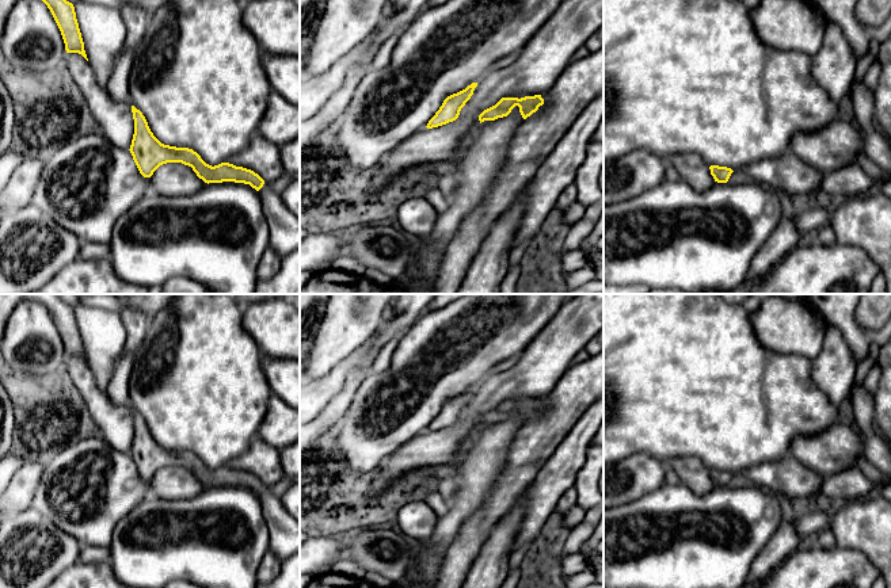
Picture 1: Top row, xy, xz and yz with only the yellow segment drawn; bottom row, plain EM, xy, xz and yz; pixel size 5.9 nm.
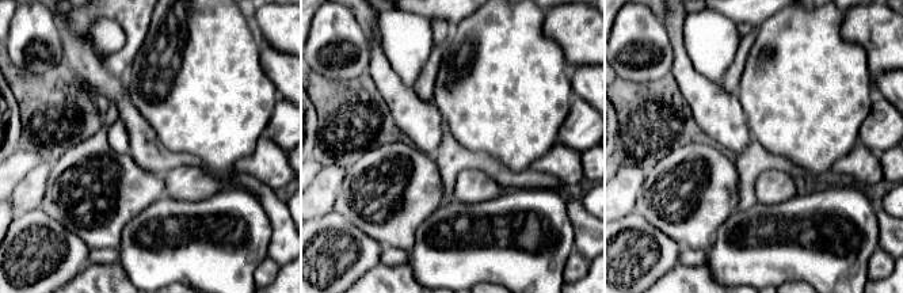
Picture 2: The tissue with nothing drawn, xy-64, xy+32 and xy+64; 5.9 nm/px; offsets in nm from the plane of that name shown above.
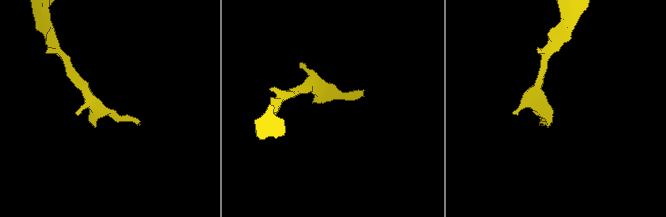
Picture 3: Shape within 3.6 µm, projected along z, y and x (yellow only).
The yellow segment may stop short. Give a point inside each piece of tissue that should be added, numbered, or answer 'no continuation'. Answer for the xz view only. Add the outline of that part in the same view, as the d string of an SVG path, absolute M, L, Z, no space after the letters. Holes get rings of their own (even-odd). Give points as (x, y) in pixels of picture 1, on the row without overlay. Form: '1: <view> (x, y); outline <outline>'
1: xz (581, 385); outline M603 350L587 360L570 366L559 378L553 389L541 397L544 408L536 416L523 423L511 443L504 469L498 477L484 505L475 512L461 527L457 538L446 551L439 572L437 588L461 588L473 561L484 546L491 530L517 504L521 495L530 488L533 480L557 446L582 417L587 408L603 394Z

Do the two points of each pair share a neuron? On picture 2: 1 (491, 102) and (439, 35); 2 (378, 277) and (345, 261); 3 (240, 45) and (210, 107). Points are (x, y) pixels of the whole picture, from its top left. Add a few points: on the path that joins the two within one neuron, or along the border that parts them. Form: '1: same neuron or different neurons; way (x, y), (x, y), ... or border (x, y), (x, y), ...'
1: different neurons; border (453, 26), (444, 44)
2: different neurons; border (378, 262), (358, 278)
3: same neuron; way (225, 60), (210, 75), (210, 92)

